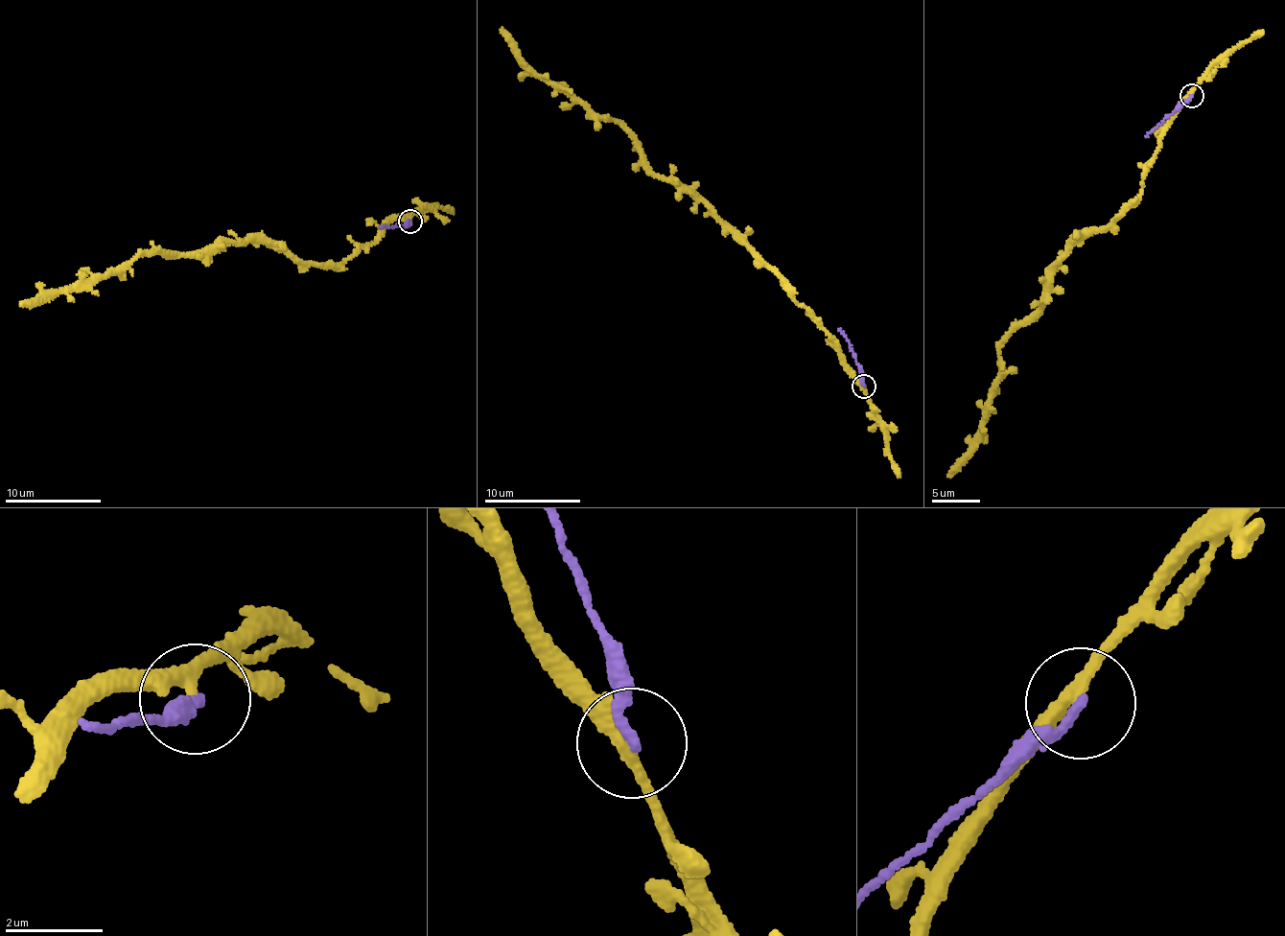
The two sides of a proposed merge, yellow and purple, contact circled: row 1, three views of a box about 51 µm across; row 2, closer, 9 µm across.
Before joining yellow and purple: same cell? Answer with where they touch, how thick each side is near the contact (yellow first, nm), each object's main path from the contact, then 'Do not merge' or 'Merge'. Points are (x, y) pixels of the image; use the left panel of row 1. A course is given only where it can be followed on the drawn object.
Place: (410, 222). Thickness 240 nm (yellow) against 200 nm. Course of yellow: (410, 221), (392, 222), (381, 240), (337, 266), (308, 263), (250, 238), (184, 254), (160, 246), (22, 305). Course of purple: (410, 221), (379, 226). Do not merge

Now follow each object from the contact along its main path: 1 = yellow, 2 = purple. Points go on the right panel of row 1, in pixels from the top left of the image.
1: (1192, 94), (1134, 201), (1067, 246), (1042, 305), (1014, 322), (980, 427), (947, 477)
2: (1192, 94), (1165, 115), (1146, 137)

